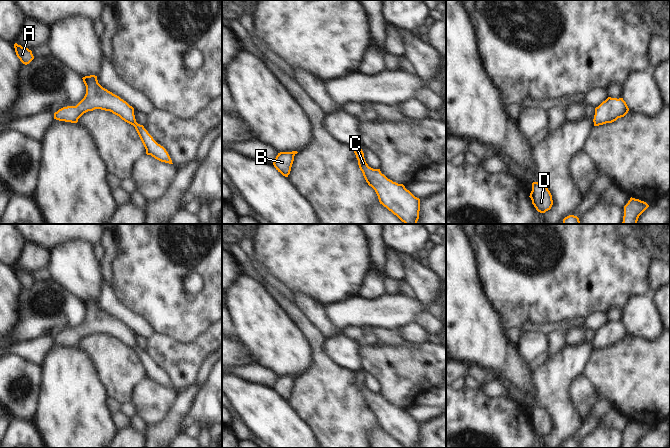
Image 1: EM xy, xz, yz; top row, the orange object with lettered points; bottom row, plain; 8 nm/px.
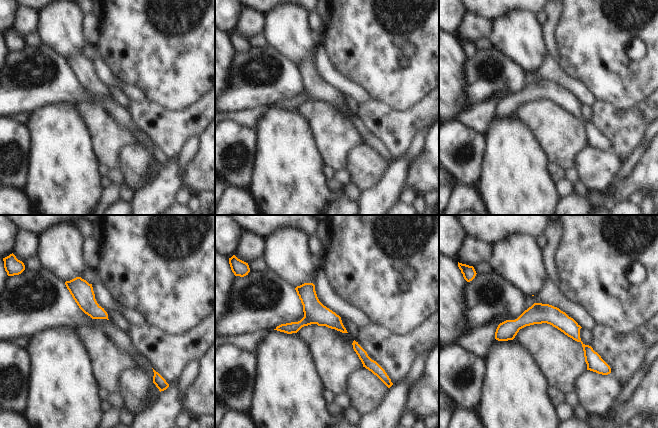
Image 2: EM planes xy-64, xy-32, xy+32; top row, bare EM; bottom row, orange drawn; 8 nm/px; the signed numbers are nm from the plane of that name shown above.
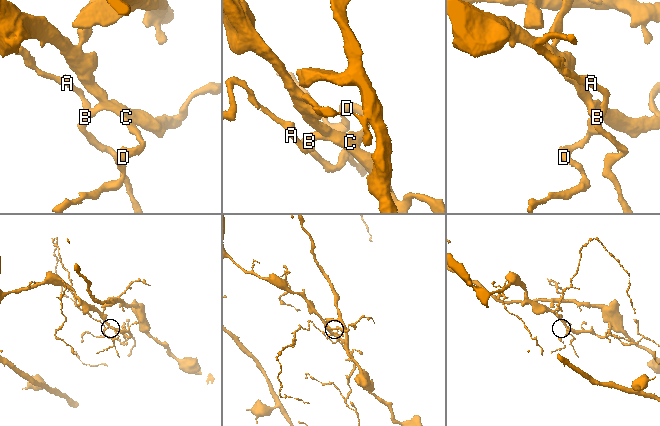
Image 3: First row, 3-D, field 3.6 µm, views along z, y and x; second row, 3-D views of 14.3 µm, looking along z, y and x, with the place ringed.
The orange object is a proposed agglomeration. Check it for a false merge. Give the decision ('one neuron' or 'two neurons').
one neuron

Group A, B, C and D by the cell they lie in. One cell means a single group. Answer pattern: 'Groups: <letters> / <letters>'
Groups: A B C D

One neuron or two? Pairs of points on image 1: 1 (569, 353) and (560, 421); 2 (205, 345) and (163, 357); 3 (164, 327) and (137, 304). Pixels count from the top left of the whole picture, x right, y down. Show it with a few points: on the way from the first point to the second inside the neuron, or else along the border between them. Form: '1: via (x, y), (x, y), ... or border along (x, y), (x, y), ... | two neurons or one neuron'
1: via (563, 370), (560, 373), (560, 404) | one neuron
2: via (195, 353), (190, 357), (173, 357) | one neuron
3: via (157, 320), (144, 307) | one neuron

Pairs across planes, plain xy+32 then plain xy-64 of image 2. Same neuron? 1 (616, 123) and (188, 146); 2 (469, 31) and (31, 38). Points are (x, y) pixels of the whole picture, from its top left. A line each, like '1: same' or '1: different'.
1: different
2: different

